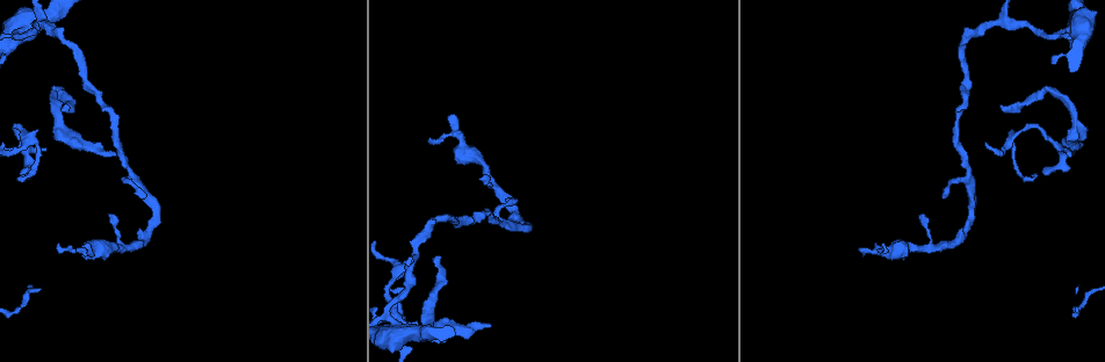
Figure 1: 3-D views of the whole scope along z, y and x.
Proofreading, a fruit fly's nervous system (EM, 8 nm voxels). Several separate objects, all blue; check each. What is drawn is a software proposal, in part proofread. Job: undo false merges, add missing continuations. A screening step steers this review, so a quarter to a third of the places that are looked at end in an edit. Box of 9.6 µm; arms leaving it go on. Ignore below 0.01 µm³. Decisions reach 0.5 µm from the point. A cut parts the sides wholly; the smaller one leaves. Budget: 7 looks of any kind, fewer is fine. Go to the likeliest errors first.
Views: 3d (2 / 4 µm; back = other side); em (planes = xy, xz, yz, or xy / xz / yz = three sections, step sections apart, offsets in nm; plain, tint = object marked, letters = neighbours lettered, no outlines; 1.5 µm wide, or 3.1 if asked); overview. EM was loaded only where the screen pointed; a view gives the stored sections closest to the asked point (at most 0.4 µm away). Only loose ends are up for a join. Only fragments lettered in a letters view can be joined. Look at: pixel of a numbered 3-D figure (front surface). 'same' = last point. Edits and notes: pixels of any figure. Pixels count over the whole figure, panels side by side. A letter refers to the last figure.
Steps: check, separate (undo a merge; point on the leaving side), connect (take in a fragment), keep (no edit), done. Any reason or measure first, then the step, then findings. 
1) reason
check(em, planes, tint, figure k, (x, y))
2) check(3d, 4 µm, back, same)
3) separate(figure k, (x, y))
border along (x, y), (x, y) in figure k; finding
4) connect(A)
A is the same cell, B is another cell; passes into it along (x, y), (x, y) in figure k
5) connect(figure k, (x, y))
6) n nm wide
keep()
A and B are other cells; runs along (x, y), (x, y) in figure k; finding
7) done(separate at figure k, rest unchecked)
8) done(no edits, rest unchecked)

long arm stops here
check(em, planes, tint, figure 1, (68, 107))

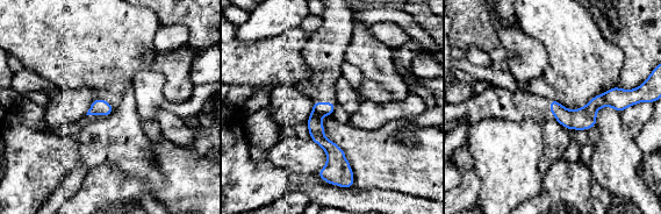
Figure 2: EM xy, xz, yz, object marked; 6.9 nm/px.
what lies round it
check(em, planes, letters, same)

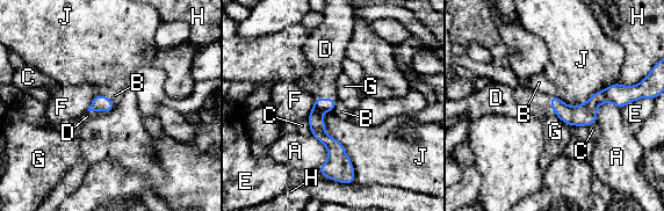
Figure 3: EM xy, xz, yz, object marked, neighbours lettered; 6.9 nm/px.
connect(D)
D is the same cell, A, B, C, E, F, G, H and J are other cells; passes into it along (316, 121), (325, 99), (326, 63) in figure 3; it goes on there

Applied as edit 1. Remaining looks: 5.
see it whole again
check(overview)

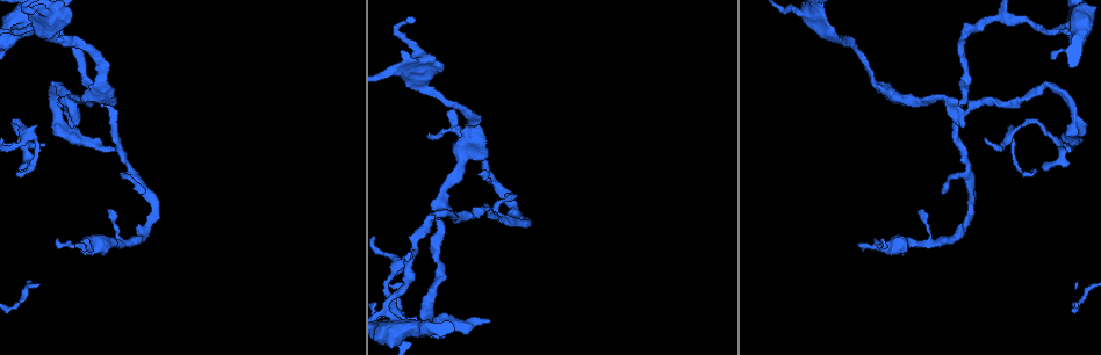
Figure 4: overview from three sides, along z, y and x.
three-way junction
check(3d, 4 µm, figure 4, (1071, 28))

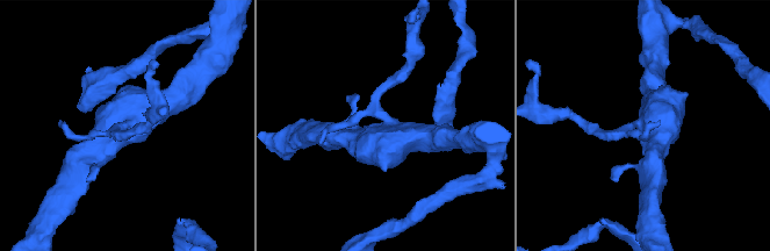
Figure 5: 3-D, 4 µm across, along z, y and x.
3 arms; need the tissue
check(em, yz, step 8, tint, figure 5, (124, 126))

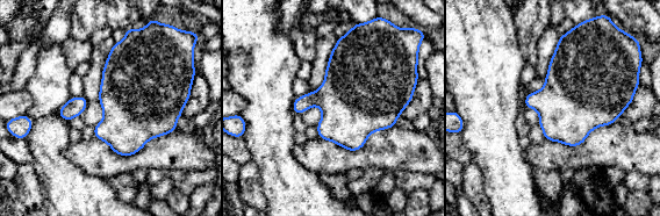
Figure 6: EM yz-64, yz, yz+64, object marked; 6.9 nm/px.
another direction
check(em, planes, letters, same)

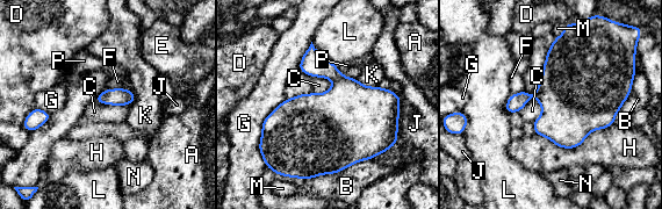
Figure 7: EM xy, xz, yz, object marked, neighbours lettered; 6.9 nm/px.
460 nm wide
keep()
A, B, C, D, E, F, G, H, J, K, L, M, N and P are other cells; border along (311, 76), (329, 78), (333, 84) in figure 7; continuous, no second neuron

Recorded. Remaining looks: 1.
done(connect at figure 3, rest unchecked)

